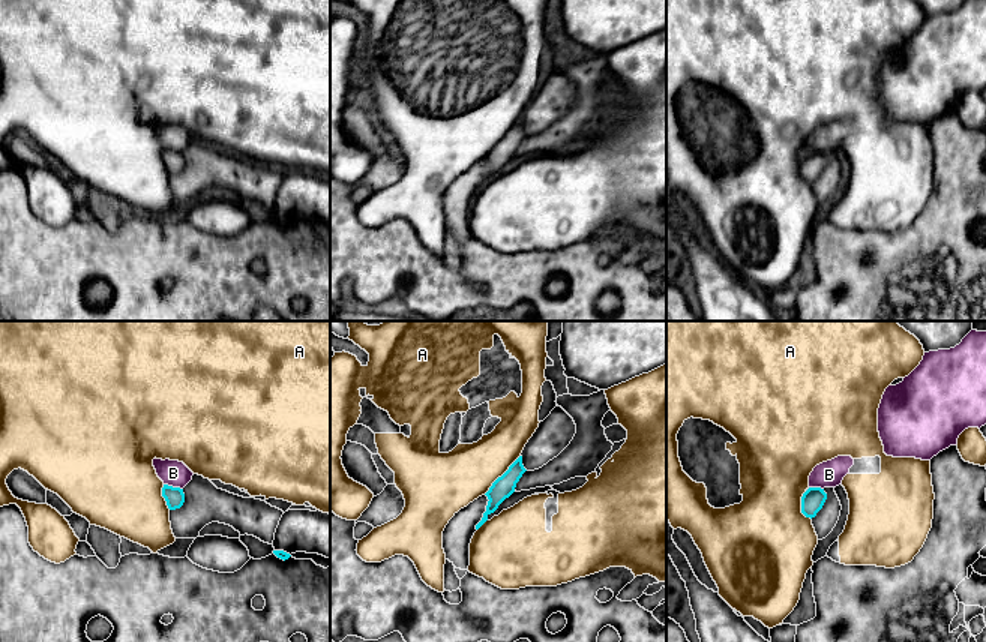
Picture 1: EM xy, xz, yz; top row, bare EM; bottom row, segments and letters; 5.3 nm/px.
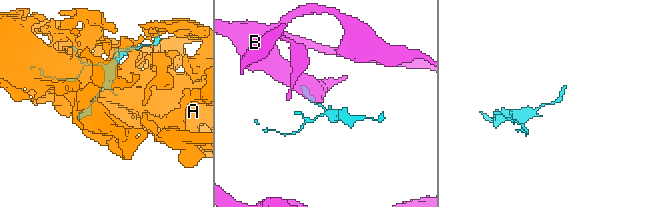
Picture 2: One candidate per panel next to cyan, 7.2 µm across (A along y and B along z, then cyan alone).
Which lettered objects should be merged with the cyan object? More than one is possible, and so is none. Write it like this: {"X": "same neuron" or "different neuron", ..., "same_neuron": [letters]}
{"A": "different neuron", "B": "different neuron", "same_neuron": []}

